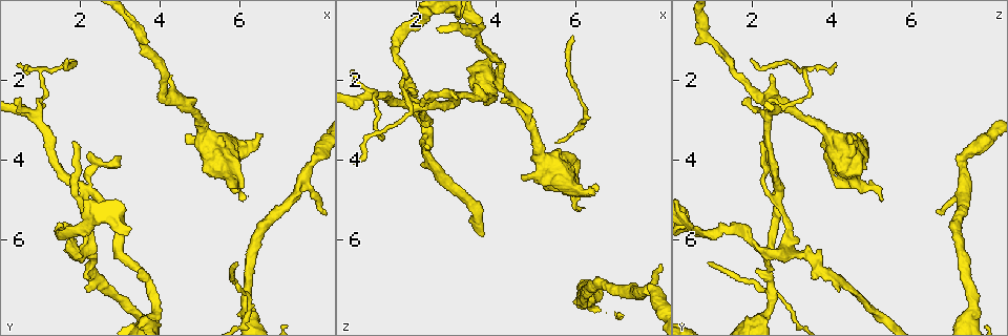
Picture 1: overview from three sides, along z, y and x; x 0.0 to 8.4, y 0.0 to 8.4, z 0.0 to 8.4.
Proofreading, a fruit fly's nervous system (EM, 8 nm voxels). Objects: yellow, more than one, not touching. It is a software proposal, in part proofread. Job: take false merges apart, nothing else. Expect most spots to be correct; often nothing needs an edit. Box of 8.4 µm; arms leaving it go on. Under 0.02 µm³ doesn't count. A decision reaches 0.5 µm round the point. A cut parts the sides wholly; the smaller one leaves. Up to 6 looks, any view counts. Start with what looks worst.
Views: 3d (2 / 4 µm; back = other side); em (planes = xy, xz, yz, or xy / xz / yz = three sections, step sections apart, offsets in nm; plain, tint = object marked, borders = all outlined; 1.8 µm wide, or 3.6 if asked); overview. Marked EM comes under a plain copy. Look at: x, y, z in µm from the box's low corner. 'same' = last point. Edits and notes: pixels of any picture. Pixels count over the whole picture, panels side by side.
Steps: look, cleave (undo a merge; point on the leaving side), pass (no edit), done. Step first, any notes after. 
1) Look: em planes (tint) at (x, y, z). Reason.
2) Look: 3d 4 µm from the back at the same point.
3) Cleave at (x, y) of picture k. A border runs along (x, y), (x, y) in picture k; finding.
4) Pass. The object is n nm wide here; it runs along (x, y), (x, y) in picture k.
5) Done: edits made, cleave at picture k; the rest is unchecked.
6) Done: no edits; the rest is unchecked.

Look: em xy step 16 (tint) at (2.20, 4.75, 2.65).

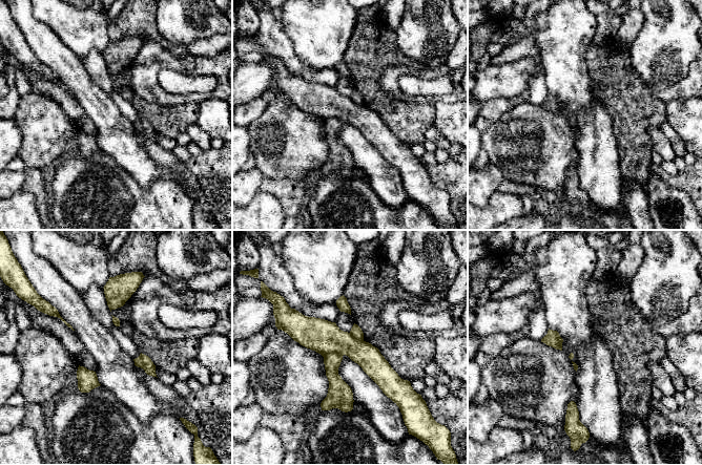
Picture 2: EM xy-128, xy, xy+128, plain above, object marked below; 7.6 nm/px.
Cleave at (332, 361) of picture 2. A border runs along (343, 354), (327, 353), (323, 356) in picture 2; two cells meet here.

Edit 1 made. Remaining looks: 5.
Look: overview.

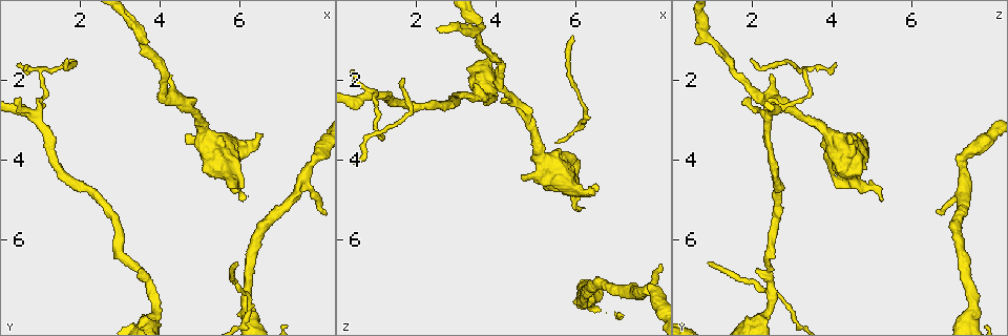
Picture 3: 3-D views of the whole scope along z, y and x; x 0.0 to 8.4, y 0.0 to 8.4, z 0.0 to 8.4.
Look: em 3.6 µm yz step 8 (tint) at (0.90, 2.90, 2.40). Arms part here.

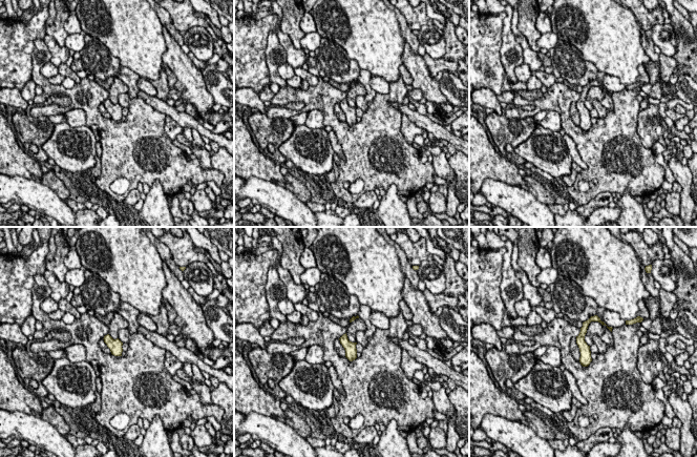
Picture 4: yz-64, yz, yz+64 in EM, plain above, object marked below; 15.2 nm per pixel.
Look: em 3.6 µm xz step 16 (tint) at the same point.

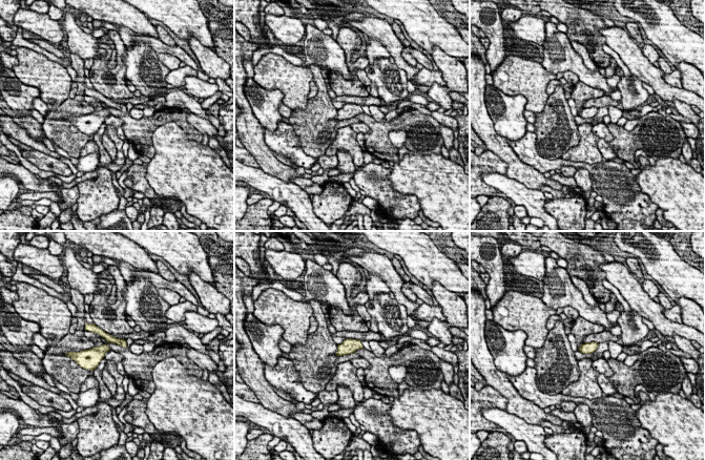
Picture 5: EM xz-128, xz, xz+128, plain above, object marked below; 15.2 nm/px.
Pass. One cell here.

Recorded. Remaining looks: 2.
Look: 3d 4 µm at (5.70, 4.35, 4.40). Sharp bend.

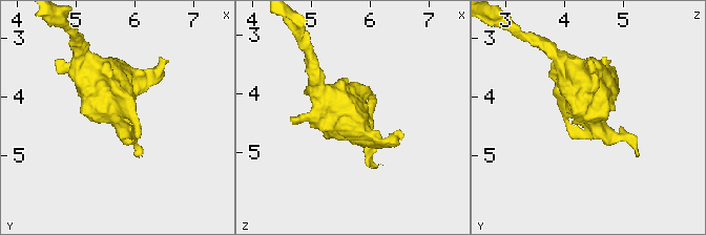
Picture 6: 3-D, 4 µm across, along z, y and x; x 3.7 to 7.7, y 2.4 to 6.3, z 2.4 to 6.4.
Look: em xz step 4 (tint) at (5.75, 4.25, 4.40). Need the tissue.

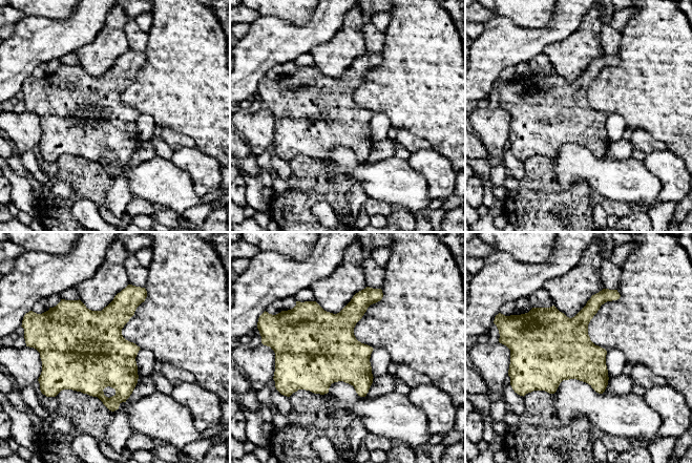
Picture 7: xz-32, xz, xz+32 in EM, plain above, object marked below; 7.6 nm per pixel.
Pass. The object is 440 nm wide here; all the same cell.

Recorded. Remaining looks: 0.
Done: edits made, cleave at picture 2; the rest is unchecked.

